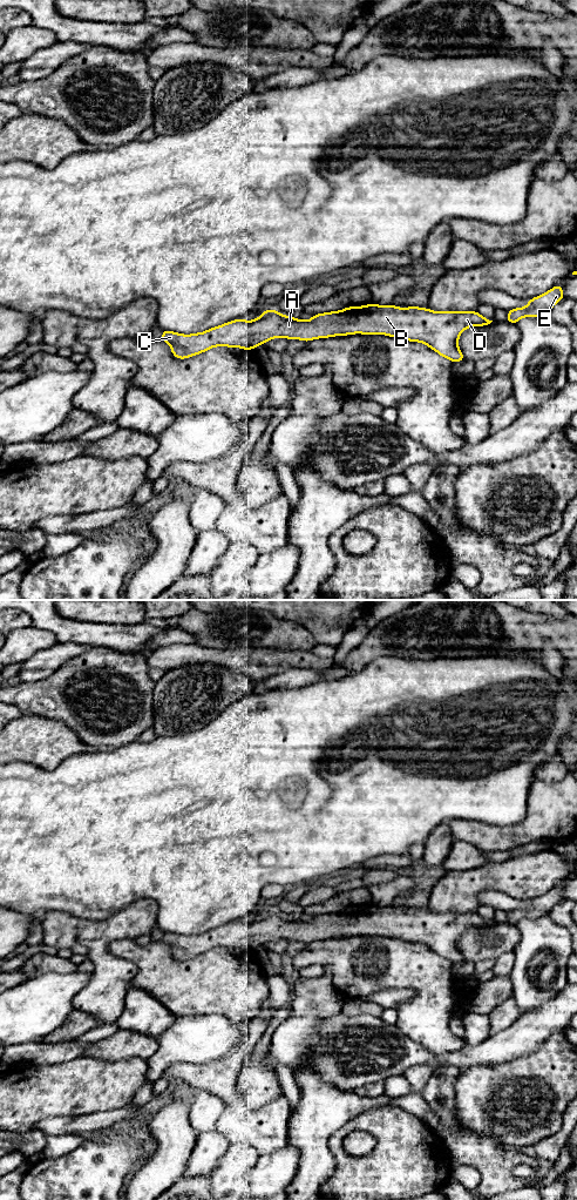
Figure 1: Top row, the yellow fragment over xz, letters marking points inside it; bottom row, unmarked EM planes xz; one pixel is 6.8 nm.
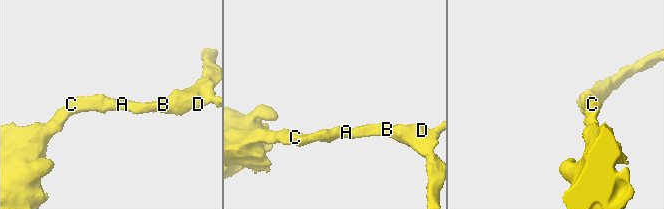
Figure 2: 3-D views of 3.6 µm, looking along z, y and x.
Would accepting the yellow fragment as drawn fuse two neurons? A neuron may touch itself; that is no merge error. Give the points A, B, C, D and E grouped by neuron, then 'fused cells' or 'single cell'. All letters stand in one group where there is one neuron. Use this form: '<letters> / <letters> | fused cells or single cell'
A B C D E | single cell

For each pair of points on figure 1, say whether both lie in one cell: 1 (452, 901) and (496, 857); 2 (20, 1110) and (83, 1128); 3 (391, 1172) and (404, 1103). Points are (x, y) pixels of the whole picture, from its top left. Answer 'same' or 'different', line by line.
1: different
2: different
3: different

